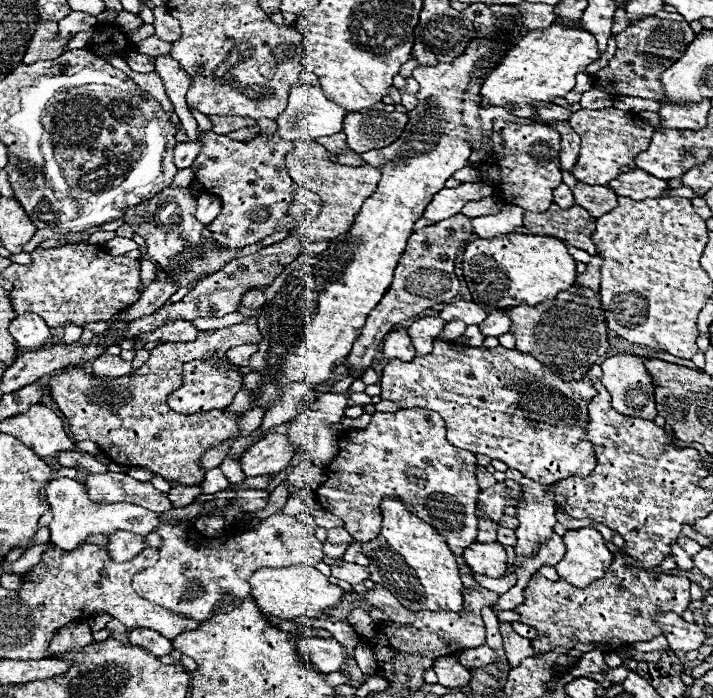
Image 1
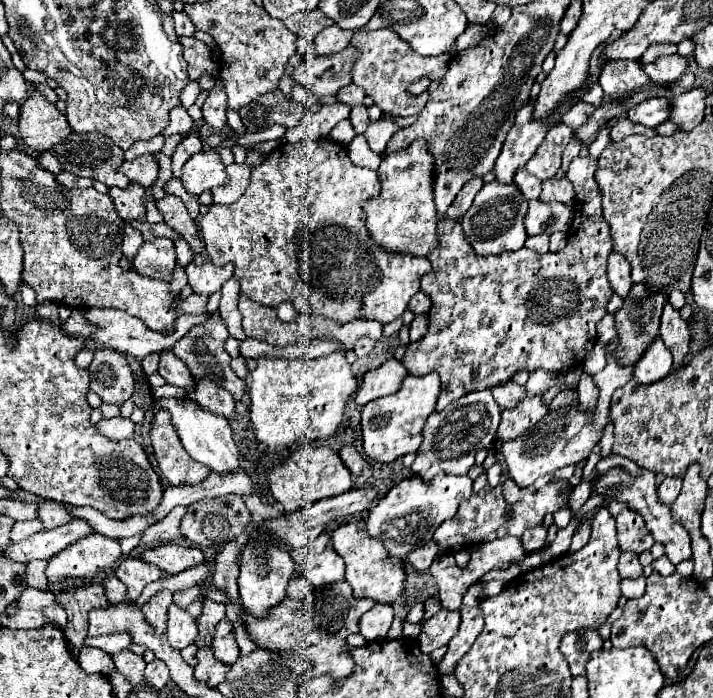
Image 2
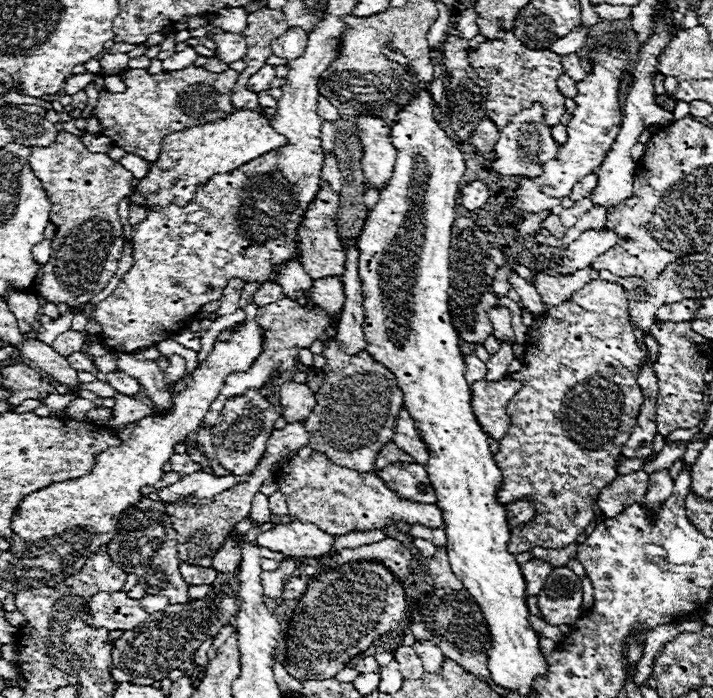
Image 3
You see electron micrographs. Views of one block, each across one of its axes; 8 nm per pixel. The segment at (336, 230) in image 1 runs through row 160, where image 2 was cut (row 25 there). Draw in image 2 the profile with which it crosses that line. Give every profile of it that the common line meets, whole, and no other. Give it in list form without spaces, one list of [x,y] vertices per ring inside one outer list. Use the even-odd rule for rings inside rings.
[[[310,10],[310,12],[296,12],[284,18],[284,24],[290,32],[300,36],[300,32],[322,32],[332,24],[332,20],[326,18],[320,10]]]

